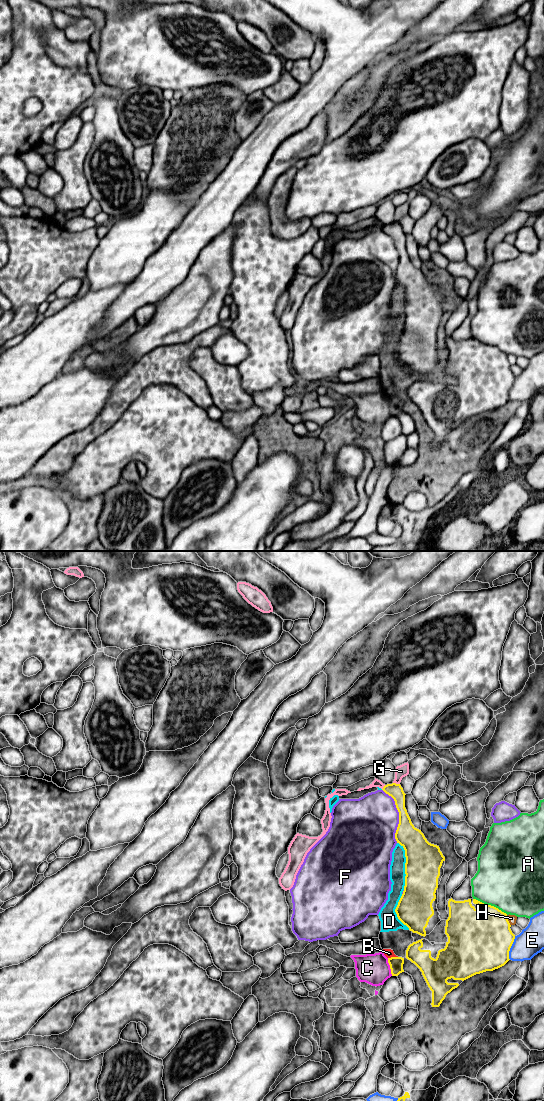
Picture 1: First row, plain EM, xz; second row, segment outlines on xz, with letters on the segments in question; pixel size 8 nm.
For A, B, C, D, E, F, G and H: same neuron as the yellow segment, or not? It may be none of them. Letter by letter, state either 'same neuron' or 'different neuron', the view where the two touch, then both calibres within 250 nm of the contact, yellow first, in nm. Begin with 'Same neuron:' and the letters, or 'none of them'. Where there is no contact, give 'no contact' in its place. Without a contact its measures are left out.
Same neuron: none of them
A: different neuron; meets yellow in xz; 420 nm thick on the yellow side, 480 nm on the other
B: different neuron; meets yellow in xz; 110 nm thick on the yellow side, 70 nm on the other
C: different neuron; meets yellow in xz; 110 nm thick on the yellow side, 260 nm on the other
D: different neuron; meets yellow in xz; 280 nm thick on the yellow side, 130 nm on the other
E: different neuron; meets yellow in xz; 500 nm thick on the yellow side, 220 nm on the other
F: different neuron; meets yellow in xz; 190 nm thick on the yellow side, 440 nm on the other
G: different neuron; meets yellow in xz; 120 nm thick on the yellow side, 100 nm on the other
H: different neuron; meets yellow in xz; 460 nm thick on the yellow side, 70 nm on the other

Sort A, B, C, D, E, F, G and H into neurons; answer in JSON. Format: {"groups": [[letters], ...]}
{"groups": [["A"], ["B", "D"], ["C"], ["E"], ["F"], ["G"], ["H"]]}

